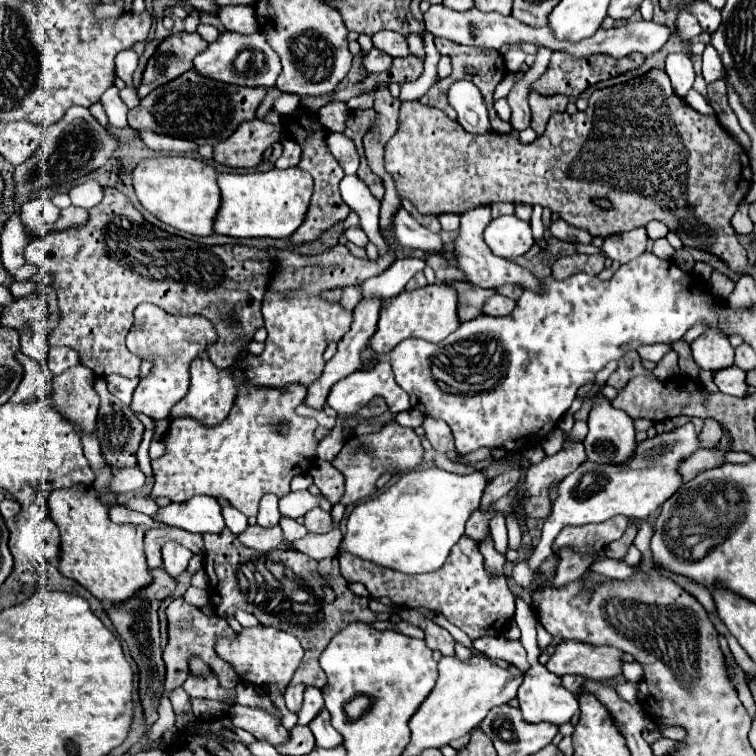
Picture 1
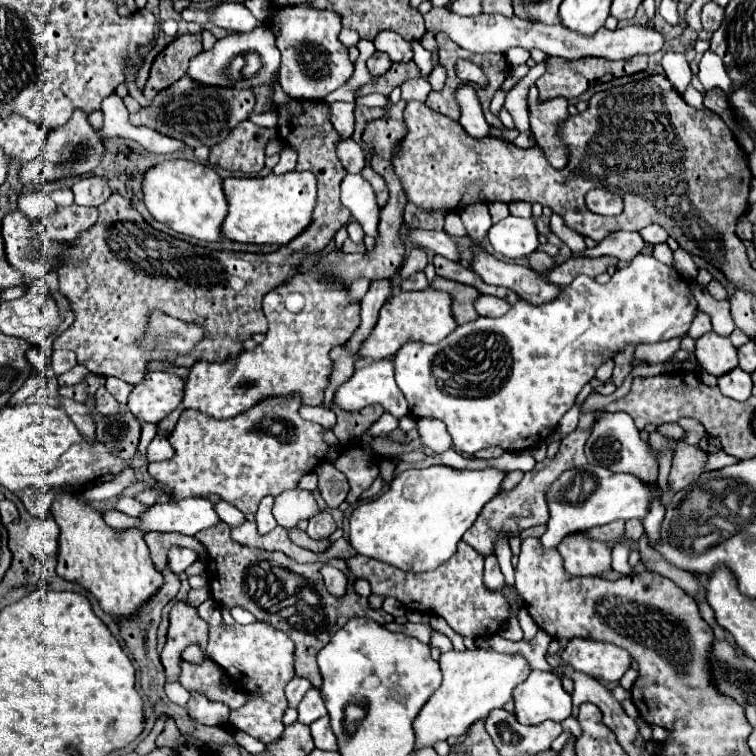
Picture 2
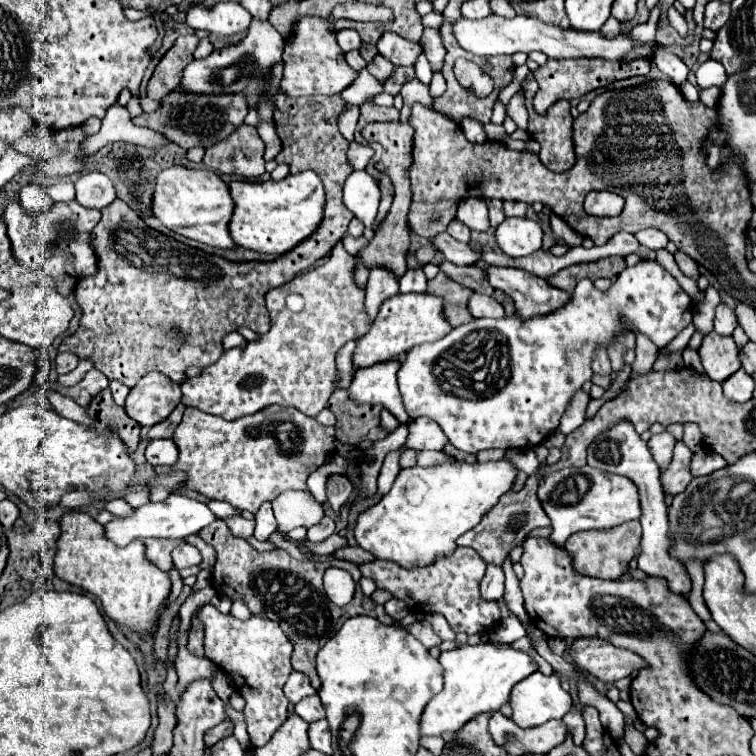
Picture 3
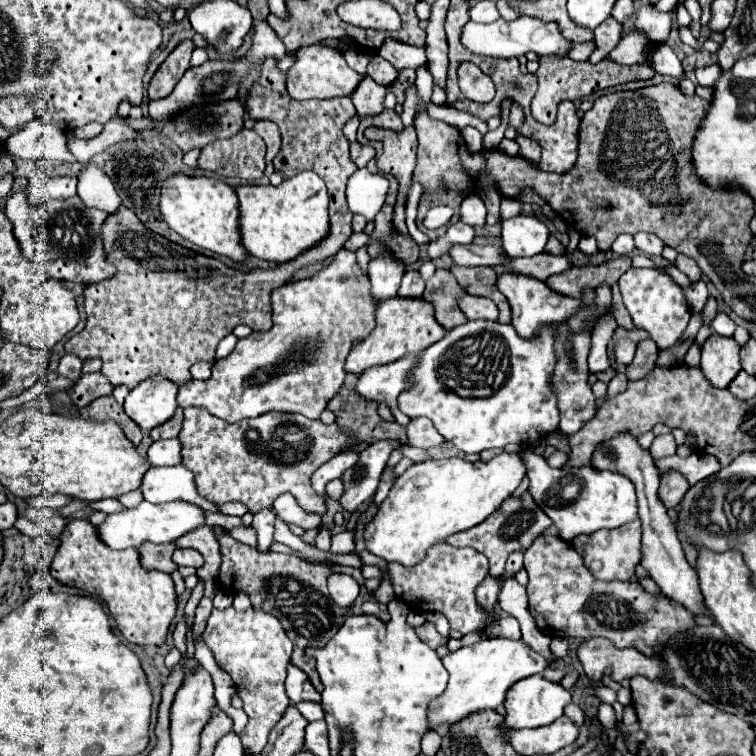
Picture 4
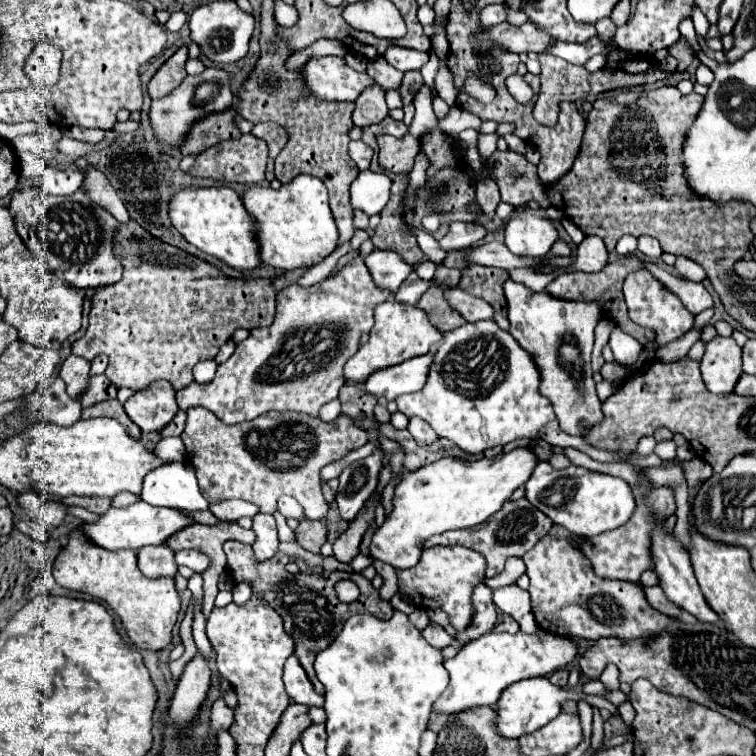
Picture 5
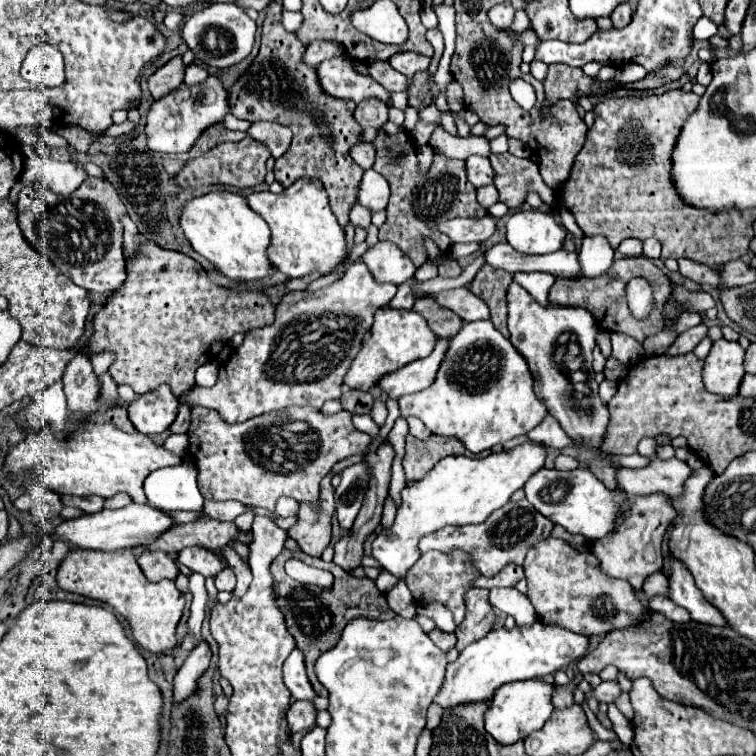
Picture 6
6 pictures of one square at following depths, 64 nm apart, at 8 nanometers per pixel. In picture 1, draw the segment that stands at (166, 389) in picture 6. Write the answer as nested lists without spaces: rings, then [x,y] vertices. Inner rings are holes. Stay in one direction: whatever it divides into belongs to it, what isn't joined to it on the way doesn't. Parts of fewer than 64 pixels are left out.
[[[142,304],[136,308],[136,326],[128,334],[126,344],[130,352],[150,358],[154,362],[154,370],[136,386],[130,408],[136,414],[150,416],[152,420],[168,418],[172,406],[182,400],[190,388],[190,362],[214,344],[214,340],[216,332],[212,322],[204,316],[172,316],[152,304]]]

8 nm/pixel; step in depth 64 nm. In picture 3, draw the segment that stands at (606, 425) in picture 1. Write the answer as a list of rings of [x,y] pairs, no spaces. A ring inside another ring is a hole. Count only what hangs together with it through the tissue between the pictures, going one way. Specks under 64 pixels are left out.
[[[620,422],[620,424],[616,424],[616,428],[600,434],[598,440],[594,440],[588,448],[588,466],[626,476],[638,486],[640,508],[642,508],[640,522],[642,522],[642,532],[644,532],[640,554],[638,554],[638,568],[642,572],[646,572],[648,576],[666,580],[666,584],[668,584],[668,588],[672,588],[672,592],[688,598],[688,594],[692,590],[692,578],[686,572],[684,564],[678,558],[670,556],[674,538],[670,536],[670,528],[668,528],[668,506],[666,506],[666,496],[664,496],[664,490],[660,484],[660,468],[654,462],[646,442],[632,428],[632,424]]]

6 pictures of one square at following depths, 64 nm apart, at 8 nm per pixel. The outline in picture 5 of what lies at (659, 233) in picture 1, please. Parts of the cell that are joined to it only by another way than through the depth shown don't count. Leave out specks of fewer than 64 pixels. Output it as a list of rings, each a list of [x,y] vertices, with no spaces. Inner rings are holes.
[[[640,236],[638,238],[638,250],[650,258],[650,260],[658,260],[662,256],[662,248],[658,244],[656,238],[650,238],[650,236]]]

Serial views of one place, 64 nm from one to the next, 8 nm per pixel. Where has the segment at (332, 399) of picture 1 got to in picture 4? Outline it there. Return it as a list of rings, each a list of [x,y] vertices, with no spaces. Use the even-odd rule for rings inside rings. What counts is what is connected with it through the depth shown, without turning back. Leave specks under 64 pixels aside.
[[[404,356],[404,360],[398,360],[396,364],[384,364],[370,368],[364,372],[364,376],[358,378],[356,392],[364,396],[366,400],[376,400],[376,402],[386,402],[392,410],[394,422],[400,426],[406,426],[410,422],[408,416],[404,416],[396,404],[396,398],[410,388],[408,376],[410,370],[416,366],[418,358],[416,356]]]

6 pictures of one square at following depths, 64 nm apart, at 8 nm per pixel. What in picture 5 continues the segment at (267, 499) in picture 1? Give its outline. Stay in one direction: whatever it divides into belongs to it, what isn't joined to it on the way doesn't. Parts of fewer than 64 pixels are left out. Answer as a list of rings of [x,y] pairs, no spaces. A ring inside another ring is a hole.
[[[256,514],[252,530],[256,534],[256,542],[252,544],[256,562],[270,560],[278,552],[278,544],[280,544],[274,516],[272,514]]]

